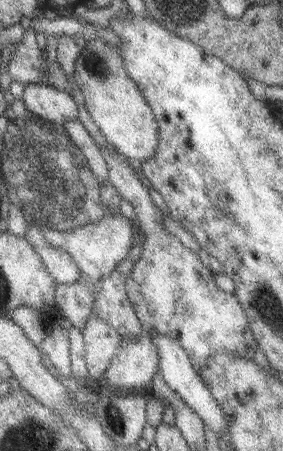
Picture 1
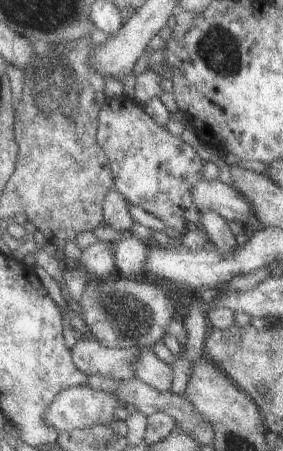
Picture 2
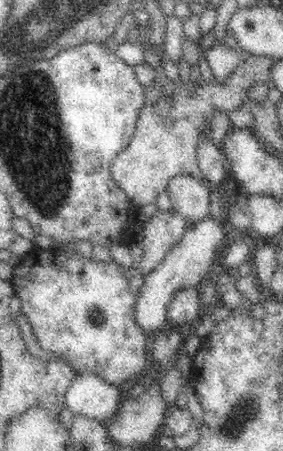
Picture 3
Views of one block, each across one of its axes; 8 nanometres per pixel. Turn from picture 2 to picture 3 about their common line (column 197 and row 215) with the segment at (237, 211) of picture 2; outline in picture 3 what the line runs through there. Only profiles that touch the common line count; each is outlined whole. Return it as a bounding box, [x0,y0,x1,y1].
[166,174,212,228]

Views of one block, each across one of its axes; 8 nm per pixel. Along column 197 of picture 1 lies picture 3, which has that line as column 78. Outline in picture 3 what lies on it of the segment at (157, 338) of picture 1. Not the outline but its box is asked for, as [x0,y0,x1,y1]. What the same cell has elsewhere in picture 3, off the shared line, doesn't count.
[66,372,120,428]

